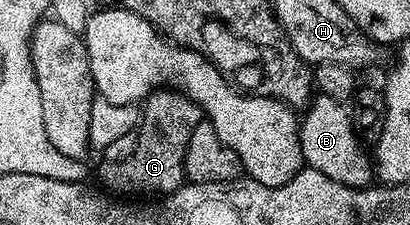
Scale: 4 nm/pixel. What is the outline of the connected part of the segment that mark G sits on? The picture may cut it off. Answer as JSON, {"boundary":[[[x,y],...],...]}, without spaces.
{"boundary":[[[173,87],[155,89],[141,102],[132,155],[128,159],[101,162],[98,169],[101,188],[111,189],[106,190],[111,194],[123,193],[126,199],[162,199],[168,193],[175,193],[186,181],[188,139],[192,139],[192,131],[203,120],[201,108],[186,94]]]}

